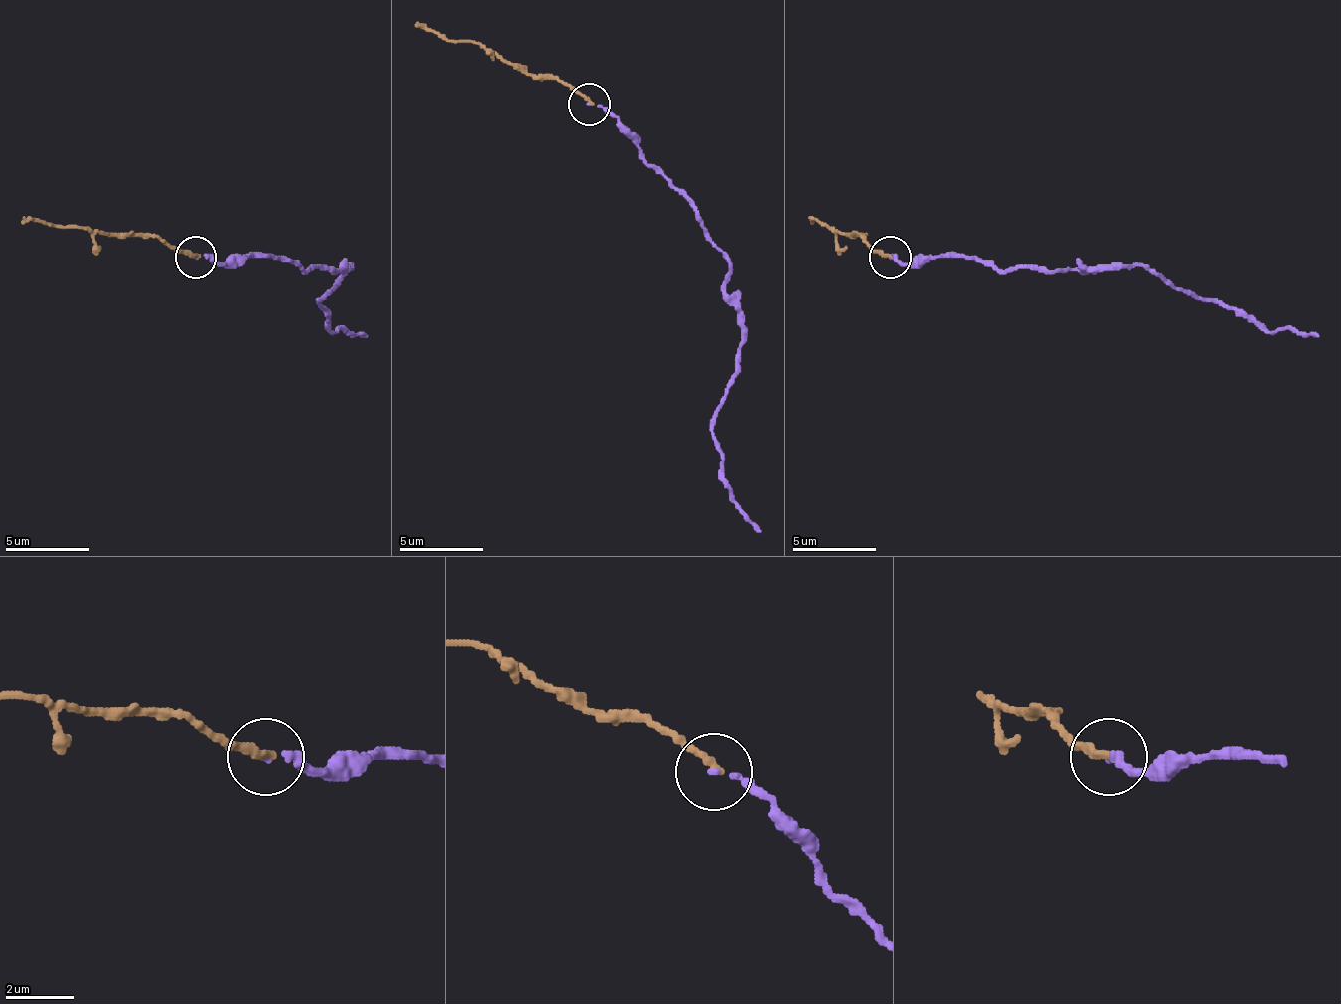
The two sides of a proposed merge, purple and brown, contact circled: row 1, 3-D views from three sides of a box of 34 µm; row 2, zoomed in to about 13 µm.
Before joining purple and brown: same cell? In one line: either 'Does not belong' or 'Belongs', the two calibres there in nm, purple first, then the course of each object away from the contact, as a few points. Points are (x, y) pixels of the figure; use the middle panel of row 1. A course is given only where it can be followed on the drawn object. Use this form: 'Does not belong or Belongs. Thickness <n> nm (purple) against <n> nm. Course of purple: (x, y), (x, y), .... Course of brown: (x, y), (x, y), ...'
Belongs. Thickness 150 nm (purple) against 280 nm. Course of purple: (588, 105), (601, 105), (680, 193), (730, 264), (726, 302), (743, 331), (714, 436), (730, 503), (760, 532). Course of brown: (588, 101), (550, 75), (525, 75), (475, 42), (450, 42), (416, 21)

